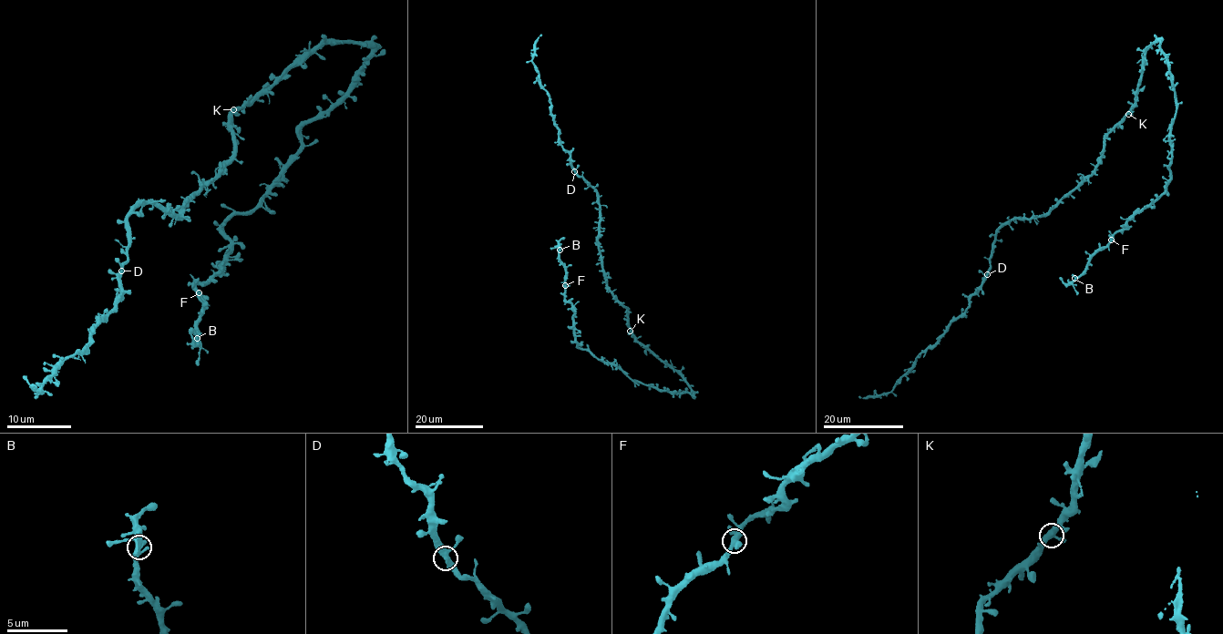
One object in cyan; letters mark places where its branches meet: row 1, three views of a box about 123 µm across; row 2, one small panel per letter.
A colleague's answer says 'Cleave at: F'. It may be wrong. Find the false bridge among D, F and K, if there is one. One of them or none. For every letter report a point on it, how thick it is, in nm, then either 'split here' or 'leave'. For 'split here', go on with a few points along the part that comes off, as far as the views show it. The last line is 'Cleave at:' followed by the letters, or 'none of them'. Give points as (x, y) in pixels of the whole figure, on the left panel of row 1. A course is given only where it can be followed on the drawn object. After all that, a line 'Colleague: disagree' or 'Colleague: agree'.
D: place (121, 270); calibre 360 nm; leave
F: place (199, 292); calibre 360 nm; leave
K: place (233, 109); calibre 380 nm; leave
Cleave at: none of them
Colleague: disagree

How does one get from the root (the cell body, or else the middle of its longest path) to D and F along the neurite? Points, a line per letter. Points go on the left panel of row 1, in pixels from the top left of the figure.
D: (238, 107), (229, 121), (232, 158), (183, 198), (180, 217), (144, 199), (128, 217), (121, 270)
F: (238, 107), (325, 44), (371, 50), (300, 131), (279, 184), (222, 227), (231, 247), (200, 293)

